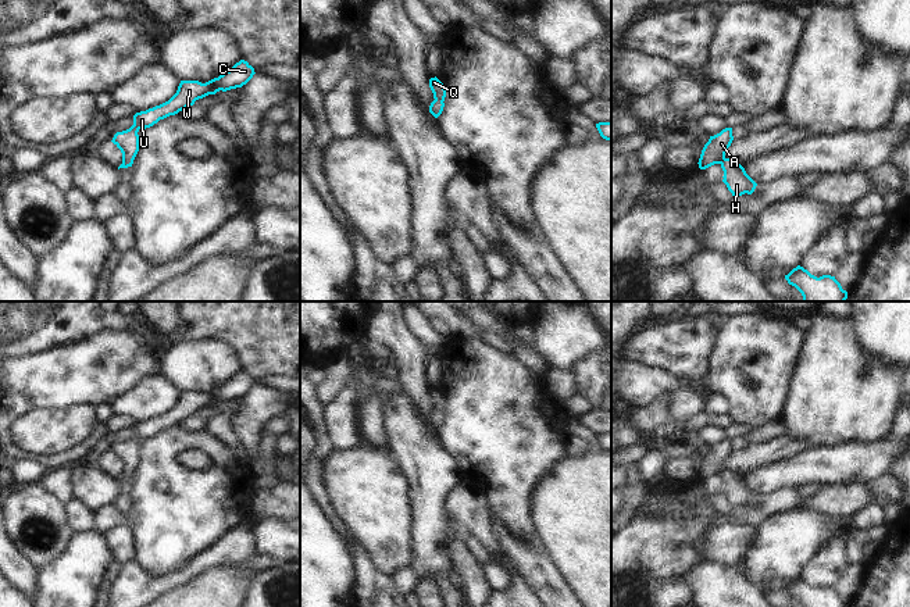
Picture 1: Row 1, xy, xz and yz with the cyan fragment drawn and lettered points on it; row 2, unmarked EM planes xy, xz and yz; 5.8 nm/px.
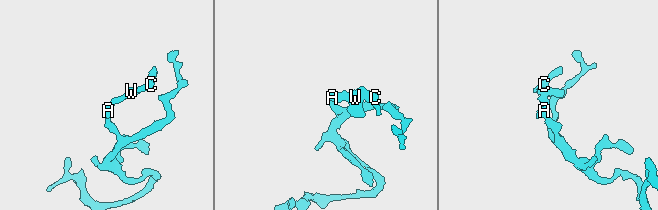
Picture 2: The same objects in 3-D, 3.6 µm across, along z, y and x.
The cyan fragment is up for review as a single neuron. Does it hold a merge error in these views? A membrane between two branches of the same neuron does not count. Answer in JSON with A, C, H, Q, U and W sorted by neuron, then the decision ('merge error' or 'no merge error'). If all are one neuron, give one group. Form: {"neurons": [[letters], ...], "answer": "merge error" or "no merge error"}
{"neurons": [["A", "C", "H", "Q", "U", "W"]], "answer": "no merge error"}

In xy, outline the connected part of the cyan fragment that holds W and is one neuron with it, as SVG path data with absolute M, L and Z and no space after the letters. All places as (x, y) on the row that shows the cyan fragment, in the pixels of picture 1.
M240 60L229 71L206 83L199 81L181 81L176 93L168 101L146 111L136 113L133 115L133 125L129 129L114 135L111 142L122 153L122 164L118 169L132 167L139 151L138 132L140 129L150 128L160 119L178 114L188 106L193 106L196 100L208 94L215 94L220 90L226 92L242 88L253 78L254 74L254 68L247 61Z

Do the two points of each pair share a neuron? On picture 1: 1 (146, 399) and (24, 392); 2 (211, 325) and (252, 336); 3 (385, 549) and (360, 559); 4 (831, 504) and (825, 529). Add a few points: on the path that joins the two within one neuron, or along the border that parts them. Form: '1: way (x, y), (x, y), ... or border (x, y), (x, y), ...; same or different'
1: border (142, 377), (110, 404); different
2: way (221, 325), (242, 327); same
3: border (349, 529), (378, 571); different
4: border (800, 504), (849, 520); different

